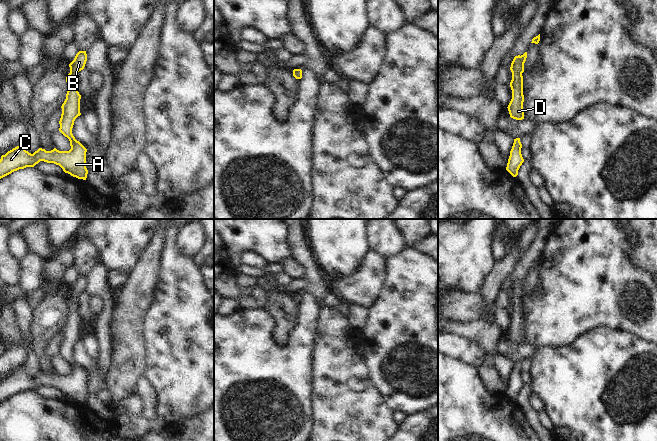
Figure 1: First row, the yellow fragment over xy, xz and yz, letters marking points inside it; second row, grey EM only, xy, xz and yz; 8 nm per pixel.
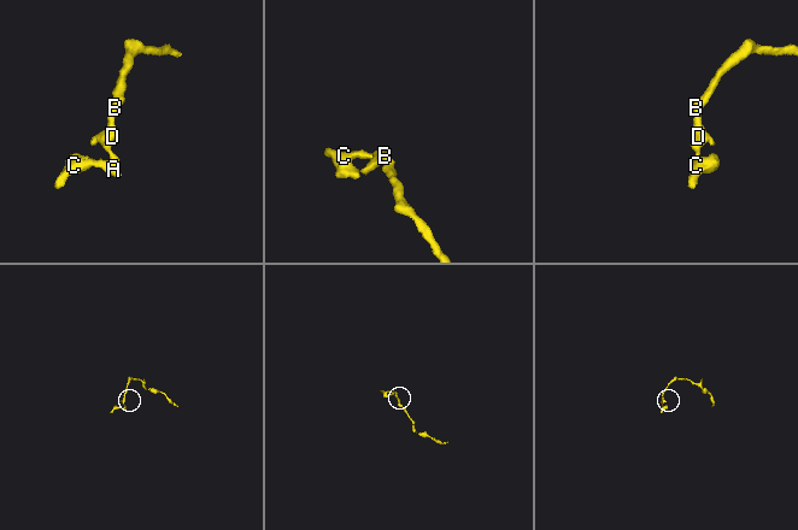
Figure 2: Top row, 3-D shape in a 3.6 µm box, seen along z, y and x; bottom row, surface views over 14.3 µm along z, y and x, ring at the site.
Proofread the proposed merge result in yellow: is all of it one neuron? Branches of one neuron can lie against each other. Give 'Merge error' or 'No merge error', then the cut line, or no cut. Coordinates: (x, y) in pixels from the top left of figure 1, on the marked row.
No merge error. No split.

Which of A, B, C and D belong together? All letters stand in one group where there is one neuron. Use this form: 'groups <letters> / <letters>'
groups A B C D

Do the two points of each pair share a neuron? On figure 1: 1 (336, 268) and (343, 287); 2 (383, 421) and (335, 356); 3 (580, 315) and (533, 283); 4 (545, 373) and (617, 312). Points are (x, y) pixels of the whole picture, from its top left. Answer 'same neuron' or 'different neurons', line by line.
1: different neurons
2: same neuron
3: different neurons
4: different neurons

